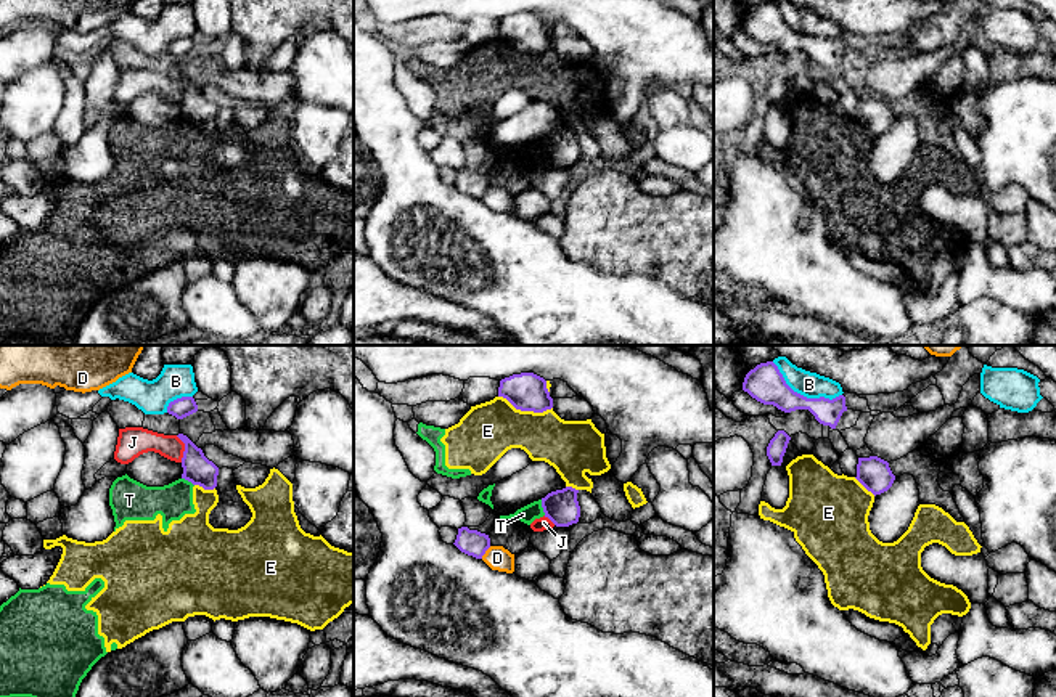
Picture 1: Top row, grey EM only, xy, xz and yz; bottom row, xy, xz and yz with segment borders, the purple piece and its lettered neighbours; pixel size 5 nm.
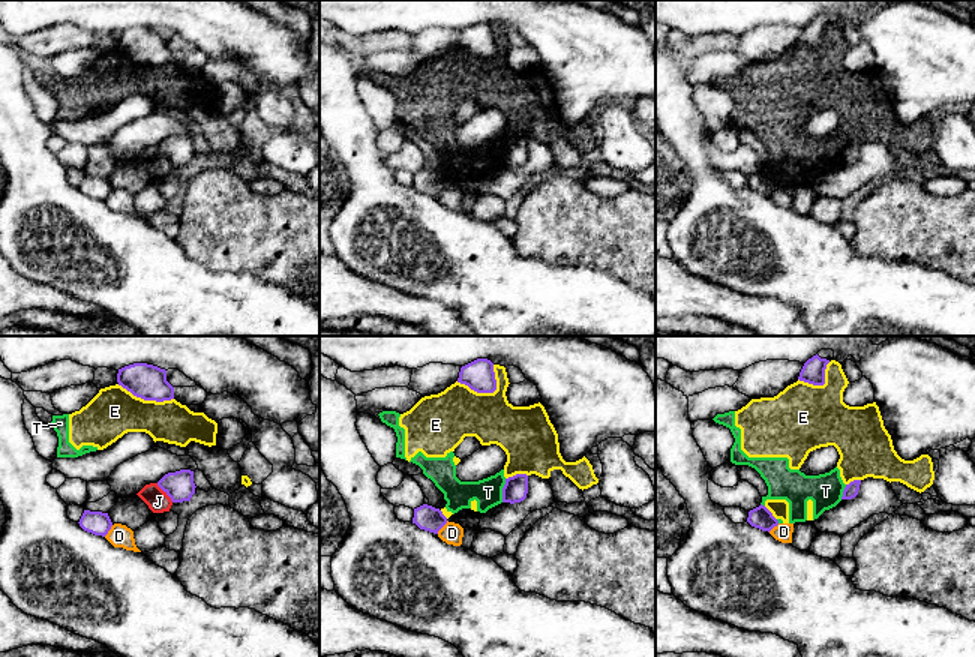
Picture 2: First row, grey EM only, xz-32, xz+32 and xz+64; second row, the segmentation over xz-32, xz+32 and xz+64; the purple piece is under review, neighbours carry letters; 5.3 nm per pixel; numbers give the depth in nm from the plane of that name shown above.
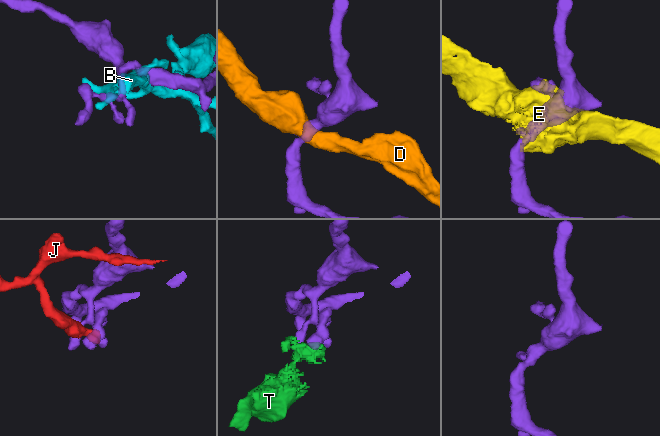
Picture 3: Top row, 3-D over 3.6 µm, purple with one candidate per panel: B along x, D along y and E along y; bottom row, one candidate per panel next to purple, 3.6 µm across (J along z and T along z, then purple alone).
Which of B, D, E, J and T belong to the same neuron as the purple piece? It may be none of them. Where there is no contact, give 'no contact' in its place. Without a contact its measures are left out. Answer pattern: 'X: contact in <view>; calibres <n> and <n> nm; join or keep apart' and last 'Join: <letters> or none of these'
B: contact in yz; calibres 180 and 130 nm; keep apart
D: contact in xz; calibres 130 and 120 nm; keep apart
E: contact in xz; calibres 190 and 280 nm; keep apart
J: contact in xy; calibres 150 and 140 nm; keep apart
T: contact in xz; calibres 170 and 90 nm; keep apart
Join: none of these

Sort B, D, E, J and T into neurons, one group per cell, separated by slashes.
B / D / E T / J

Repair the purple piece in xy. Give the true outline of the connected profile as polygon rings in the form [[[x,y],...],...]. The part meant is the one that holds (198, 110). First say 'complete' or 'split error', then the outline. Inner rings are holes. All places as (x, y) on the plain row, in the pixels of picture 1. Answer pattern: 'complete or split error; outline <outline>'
complete; outline [[[178,74],[177,77],[185,84],[182,119],[193,125],[199,125],[204,130],[214,130],[217,127],[219,108],[209,101],[203,90],[198,88],[186,75]]]

